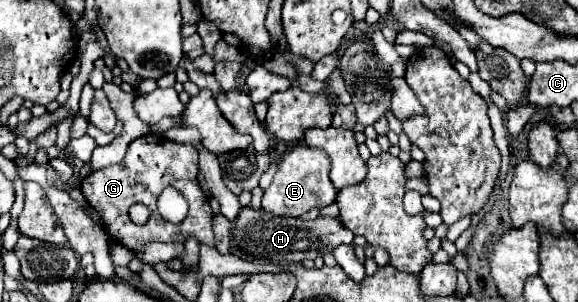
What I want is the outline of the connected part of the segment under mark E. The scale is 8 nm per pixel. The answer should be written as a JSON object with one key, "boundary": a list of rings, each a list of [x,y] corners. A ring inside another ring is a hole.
{"boundary":[[[304,144],[292,146],[278,162],[276,176],[262,196],[262,208],[276,216],[294,216],[296,218],[312,208],[324,208],[324,206],[332,204],[336,200],[338,192],[336,192],[336,188],[332,188],[328,172],[330,172],[330,164],[328,164],[328,156],[324,150],[310,148]]]}

